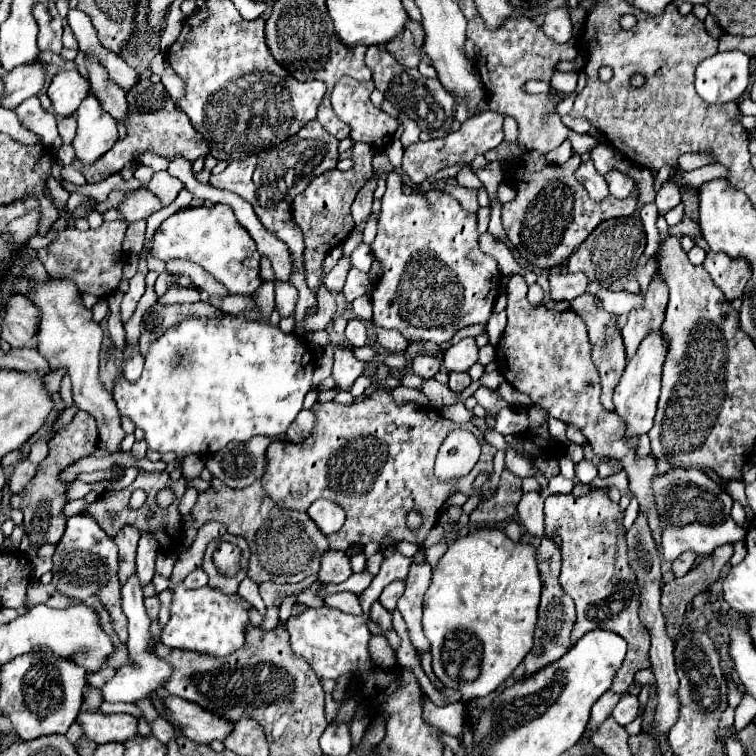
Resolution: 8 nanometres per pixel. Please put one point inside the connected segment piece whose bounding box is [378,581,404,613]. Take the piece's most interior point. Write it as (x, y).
(391, 594)

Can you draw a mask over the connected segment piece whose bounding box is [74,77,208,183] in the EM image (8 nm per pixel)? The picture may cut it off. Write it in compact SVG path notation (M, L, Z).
M140 77L138 83L126 93L126 101L128 101L128 119L124 121L126 138L118 140L106 155L102 155L90 167L82 167L74 159L74 167L84 173L86 183L104 181L106 177L118 173L128 163L134 163L134 157L146 151L156 153L168 161L172 161L174 157L184 157L190 163L208 155L208 145L204 143L204 139L200 139L200 133L194 131L190 119L176 107L176 103L172 103L172 97L164 91L162 83L152 83L148 77Z

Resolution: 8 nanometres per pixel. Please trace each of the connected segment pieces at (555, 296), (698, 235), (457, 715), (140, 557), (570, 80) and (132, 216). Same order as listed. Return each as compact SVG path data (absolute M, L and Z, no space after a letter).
M566 273L566 275L550 275L550 299L552 301L572 301L586 291L588 277L584 273Z
M682 217L682 221L676 226L668 227L668 235L680 238L682 235L691 237L694 243L704 249L706 252L710 251L710 247L703 239L700 227L697 223L688 217Z
M424 697L424 721L430 721L430 725L442 733L458 737L462 733L462 715L464 715L462 703L438 707L428 697Z
M142 533L138 541L138 555L136 555L136 571L138 571L138 579L142 585L148 585L152 581L156 557L158 557L156 539L152 539L152 535L148 533Z
M572 71L572 73L556 73L552 77L552 87L562 91L562 93L572 93L578 85L578 75Z
M136 189L136 191L130 191L130 193L122 199L118 211L120 211L120 215L122 215L122 219L124 219L126 223L134 223L134 221L138 221L138 219L148 219L148 217L150 217L152 213L156 213L160 207L162 207L160 201L158 201L150 191L146 191L146 189Z

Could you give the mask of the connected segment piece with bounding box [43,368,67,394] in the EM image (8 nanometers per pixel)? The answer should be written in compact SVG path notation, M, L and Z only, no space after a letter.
M58 368L52 371L52 373L49 373L48 375L46 375L43 379L44 389L46 389L46 391L49 394L53 394L57 392L60 387L61 380L66 375L66 373L67 373L67 370L65 369L59 370Z

